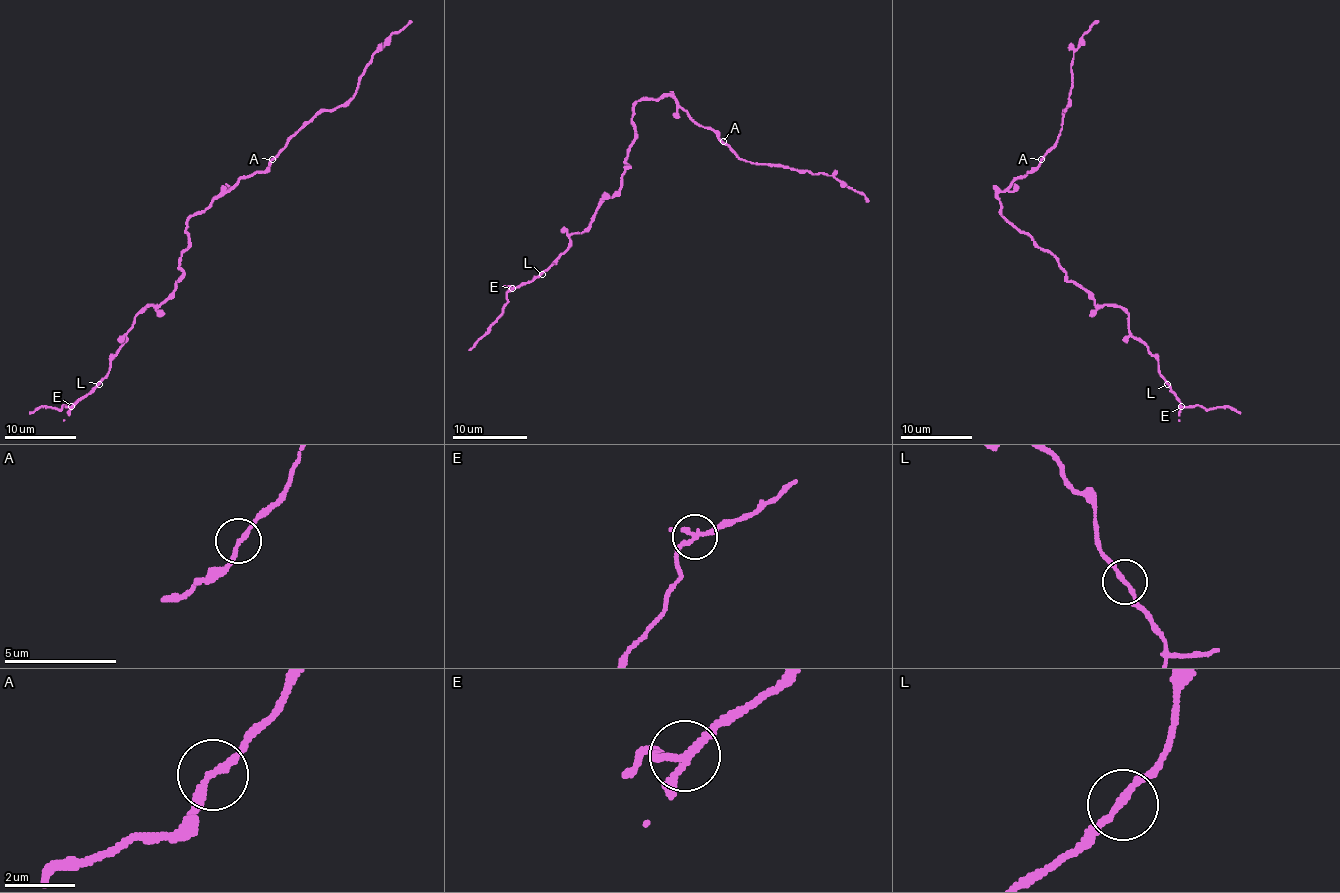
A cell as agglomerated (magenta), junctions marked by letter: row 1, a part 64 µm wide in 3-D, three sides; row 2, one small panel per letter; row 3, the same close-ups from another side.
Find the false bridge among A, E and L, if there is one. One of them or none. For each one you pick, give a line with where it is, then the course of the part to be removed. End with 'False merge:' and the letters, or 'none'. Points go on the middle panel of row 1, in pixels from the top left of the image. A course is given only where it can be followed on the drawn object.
E: Place: (512, 288). Course of the part to remove: (512, 289), (501, 317), (469, 350)
False merge: E

